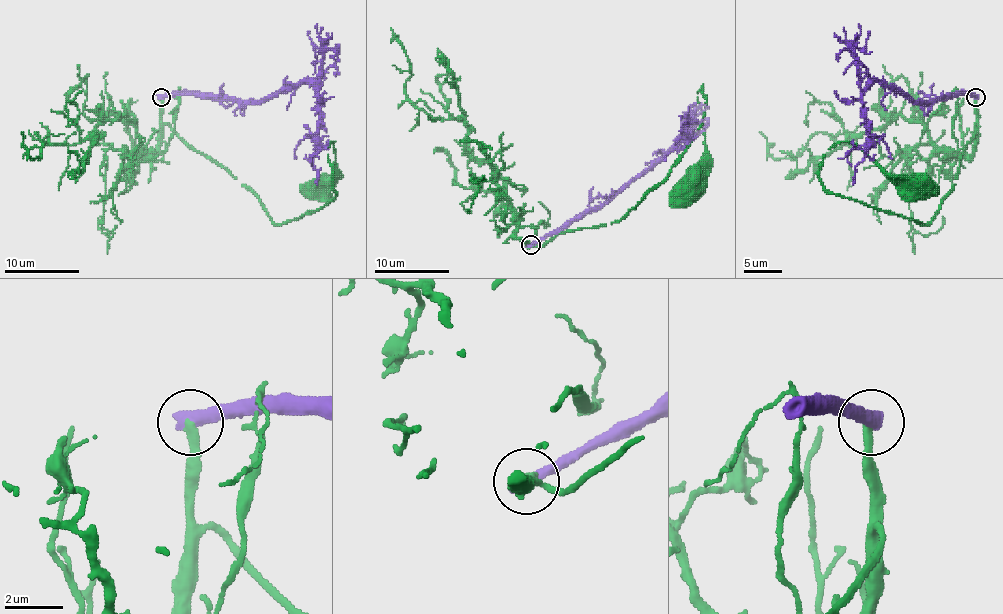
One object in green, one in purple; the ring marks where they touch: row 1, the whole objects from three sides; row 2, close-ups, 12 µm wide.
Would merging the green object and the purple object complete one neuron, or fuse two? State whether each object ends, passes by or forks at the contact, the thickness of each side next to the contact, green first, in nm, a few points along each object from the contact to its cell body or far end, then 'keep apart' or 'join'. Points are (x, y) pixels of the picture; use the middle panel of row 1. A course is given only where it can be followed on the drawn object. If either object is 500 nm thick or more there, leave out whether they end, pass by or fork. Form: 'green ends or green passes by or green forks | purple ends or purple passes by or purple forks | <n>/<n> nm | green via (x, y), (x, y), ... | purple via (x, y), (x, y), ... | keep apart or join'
280/550 nm | green via (531, 245), (617, 222), (656, 187), (703, 121), (701, 88), (705, 155), (686, 192) | purple via (531, 245), (566, 228), (587, 213), (600, 209), (686, 131), (686, 136), (682, 125), (686, 121) | keep apart

